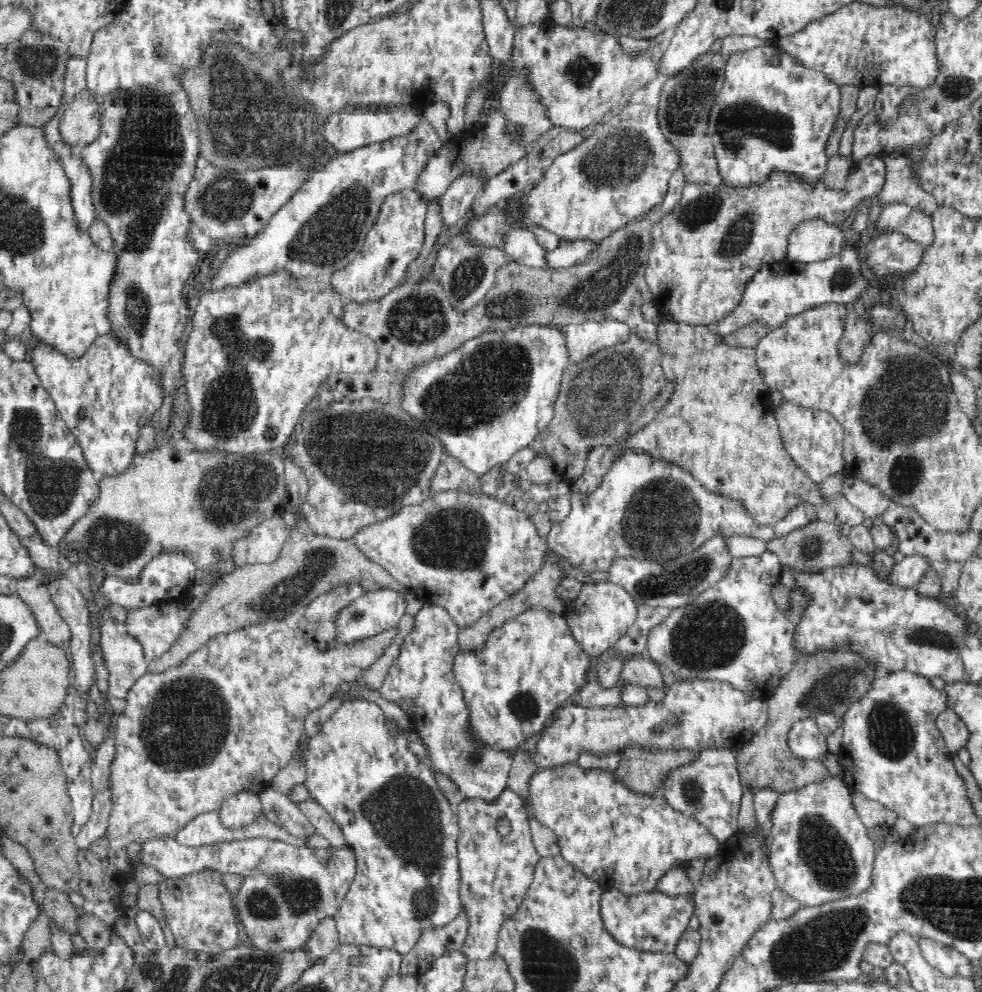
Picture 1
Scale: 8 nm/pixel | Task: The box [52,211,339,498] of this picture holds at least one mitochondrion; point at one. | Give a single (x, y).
(230, 408)

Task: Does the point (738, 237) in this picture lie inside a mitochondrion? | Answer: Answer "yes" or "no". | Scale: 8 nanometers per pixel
yes

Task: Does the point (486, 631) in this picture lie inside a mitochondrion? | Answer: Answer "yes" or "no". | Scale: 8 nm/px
no

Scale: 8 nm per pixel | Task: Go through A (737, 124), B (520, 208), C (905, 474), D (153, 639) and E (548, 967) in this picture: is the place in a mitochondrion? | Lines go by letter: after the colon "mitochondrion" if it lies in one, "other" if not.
A: mitochondrion
B: other
C: mitochondrion
D: other
E: mitochondrion

